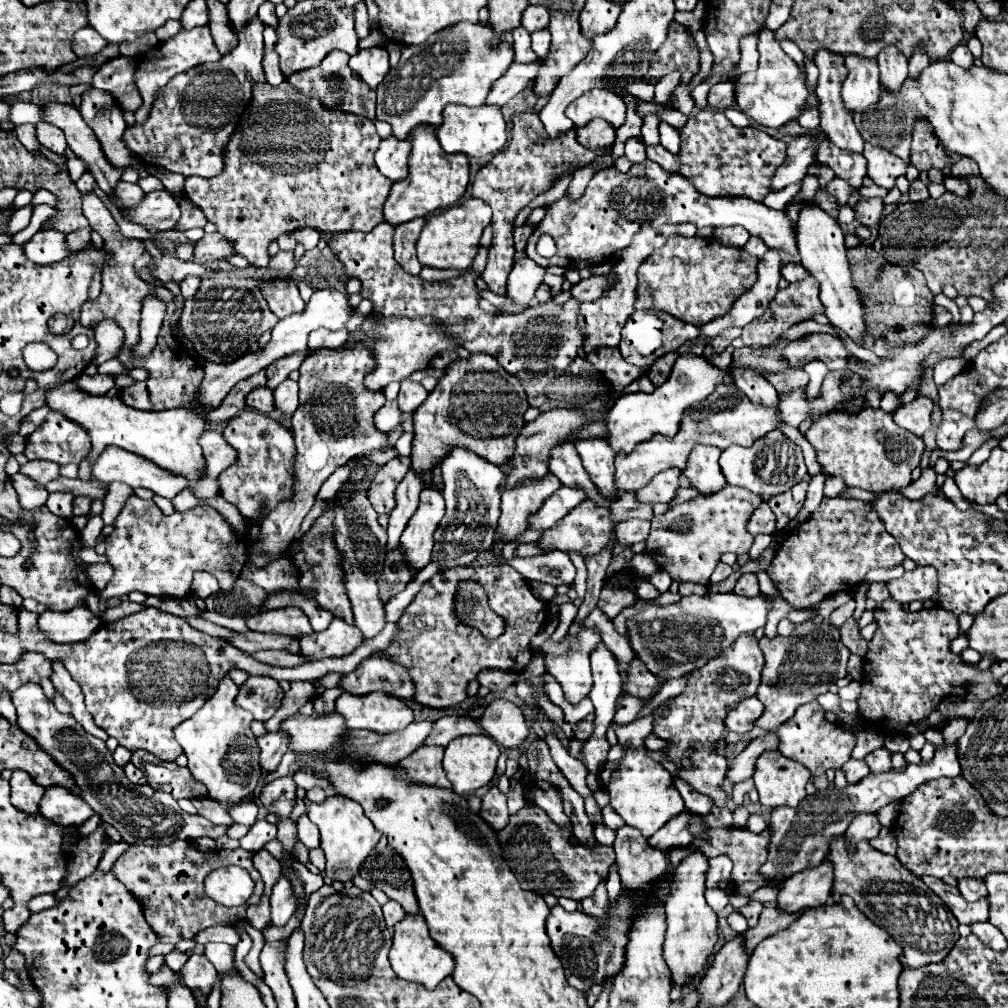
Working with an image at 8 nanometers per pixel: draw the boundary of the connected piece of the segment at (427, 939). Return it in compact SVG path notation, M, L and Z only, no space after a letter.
M420 913L406 915L402 921L398 921L394 925L392 941L394 943L390 949L390 965L392 965L394 973L400 975L400 979L416 981L428 989L434 989L446 975L452 973L452 967L456 965L454 957L448 951L444 951L442 947L438 947L438 943L434 943L434 939L428 935L428 927Z

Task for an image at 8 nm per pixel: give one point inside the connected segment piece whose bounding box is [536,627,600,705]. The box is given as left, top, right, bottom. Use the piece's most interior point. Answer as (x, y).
(567, 661)

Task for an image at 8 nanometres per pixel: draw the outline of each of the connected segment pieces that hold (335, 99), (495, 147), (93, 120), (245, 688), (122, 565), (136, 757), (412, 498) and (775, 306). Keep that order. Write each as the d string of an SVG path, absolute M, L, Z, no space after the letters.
M332 51L326 55L326 59L312 67L312 69L304 69L304 71L296 71L292 75L286 77L286 81L290 85L294 85L300 93L308 95L308 97L318 97L328 109L338 109L344 113L354 113L354 115L362 115L366 119L376 119L376 91L370 89L348 65L350 55L344 51Z
M450 103L442 115L444 123L436 129L436 135L446 153L466 153L468 157L492 157L508 143L508 125L504 121L502 109L496 105L464 107Z
M90 87L82 95L78 111L82 119L90 125L90 129L96 133L102 151L104 155L108 155L110 163L116 163L116 167L126 167L140 161L128 151L128 147L122 141L126 123L120 105L108 91Z
M248 677L246 683L240 687L236 703L250 711L256 721L268 721L274 711L278 709L284 691L280 689L278 681L272 677Z
M134 493L128 497L126 505L122 507L120 515L116 517L116 529L108 537L110 545L106 549L106 555L110 559L110 565L114 567L114 577L110 583L100 591L100 599L108 601L112 597L128 595L130 591L142 591L146 595L160 595L160 597L186 597L190 595L192 585L192 573L194 571L208 571L212 573L220 587L224 591L230 591L234 581L240 575L240 569L246 563L246 551L244 551L244 539L238 537L232 527L226 523L226 519L214 511L212 507L198 505L186 513L174 513L170 517L162 515L162 511L156 507L154 501L146 501L136 497Z
M148 751L132 753L130 761L140 771L146 773L146 777L150 781L150 787L160 789L160 791L168 791L168 793L172 793L174 799L182 799L184 795L188 795L190 799L200 797L200 793L196 789L196 781L194 781L188 767L178 767L176 763L158 761Z
M410 467L406 477L396 489L396 507L390 513L390 525L388 525L388 551L398 545L408 519L418 507L420 491L422 491L422 473Z
M806 277L802 281L796 281L792 285L788 285L786 289L780 289L778 295L774 297L774 301L768 305L766 313L758 319L754 319L748 327L744 327L742 337L734 341L734 347L744 347L744 345L756 345L756 347L766 347L772 341L776 341L792 323L798 323L800 319L812 319L814 313L822 313L824 307L820 307L820 299L818 299L818 287L816 287L816 279Z

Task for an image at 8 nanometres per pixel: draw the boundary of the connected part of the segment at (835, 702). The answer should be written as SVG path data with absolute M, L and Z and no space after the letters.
M832 692L821 694L816 699L825 711L832 711L836 714L841 712L840 697Z

